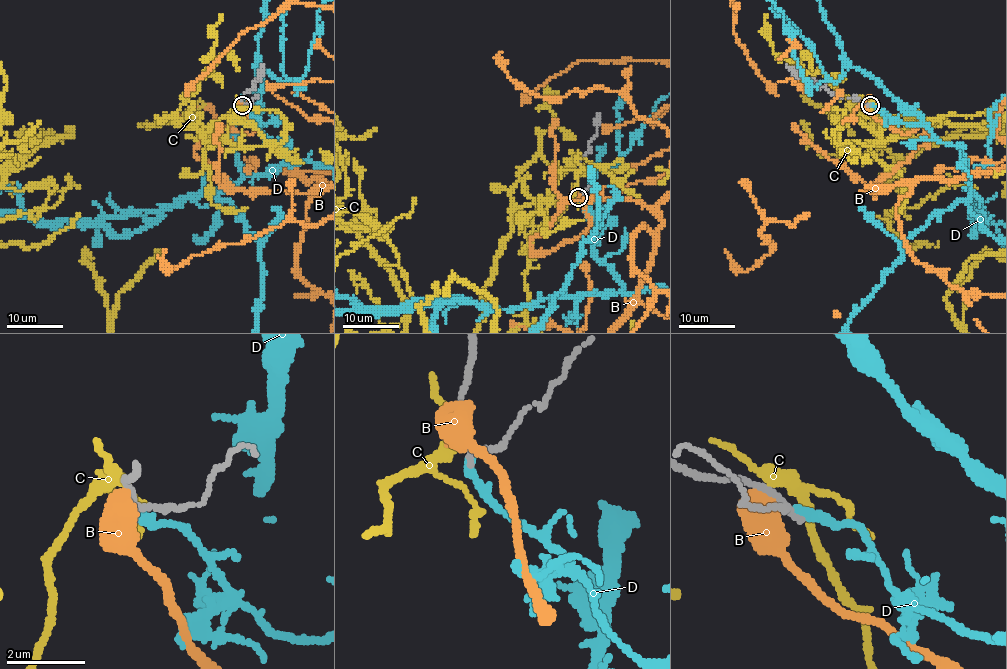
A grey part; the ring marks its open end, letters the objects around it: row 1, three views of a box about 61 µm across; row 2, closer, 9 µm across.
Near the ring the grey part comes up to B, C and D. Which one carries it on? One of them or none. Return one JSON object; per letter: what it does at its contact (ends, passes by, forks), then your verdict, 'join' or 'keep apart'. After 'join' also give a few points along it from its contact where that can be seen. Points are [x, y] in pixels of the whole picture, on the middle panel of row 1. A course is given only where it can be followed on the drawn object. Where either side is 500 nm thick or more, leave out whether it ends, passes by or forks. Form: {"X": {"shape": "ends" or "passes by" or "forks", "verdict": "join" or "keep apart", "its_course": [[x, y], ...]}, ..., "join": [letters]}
{"B": {"verdict": "keep apart"}, "C": {"shape": "passes by", "verdict": "keep apart"}, "D": {"shape": "ends", "verdict": "join"}, "join": ["D"]}

